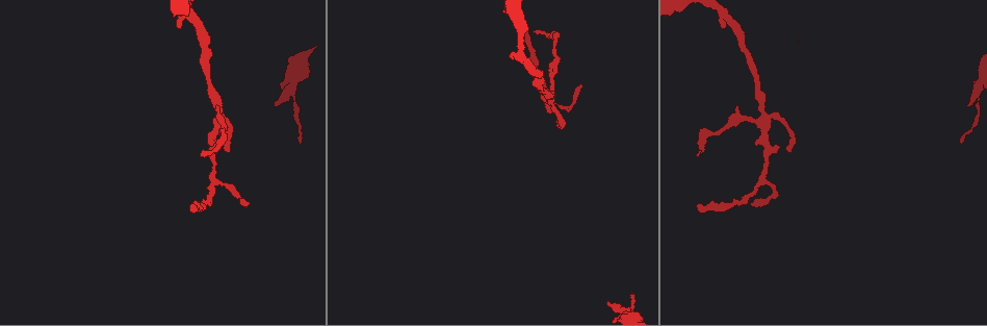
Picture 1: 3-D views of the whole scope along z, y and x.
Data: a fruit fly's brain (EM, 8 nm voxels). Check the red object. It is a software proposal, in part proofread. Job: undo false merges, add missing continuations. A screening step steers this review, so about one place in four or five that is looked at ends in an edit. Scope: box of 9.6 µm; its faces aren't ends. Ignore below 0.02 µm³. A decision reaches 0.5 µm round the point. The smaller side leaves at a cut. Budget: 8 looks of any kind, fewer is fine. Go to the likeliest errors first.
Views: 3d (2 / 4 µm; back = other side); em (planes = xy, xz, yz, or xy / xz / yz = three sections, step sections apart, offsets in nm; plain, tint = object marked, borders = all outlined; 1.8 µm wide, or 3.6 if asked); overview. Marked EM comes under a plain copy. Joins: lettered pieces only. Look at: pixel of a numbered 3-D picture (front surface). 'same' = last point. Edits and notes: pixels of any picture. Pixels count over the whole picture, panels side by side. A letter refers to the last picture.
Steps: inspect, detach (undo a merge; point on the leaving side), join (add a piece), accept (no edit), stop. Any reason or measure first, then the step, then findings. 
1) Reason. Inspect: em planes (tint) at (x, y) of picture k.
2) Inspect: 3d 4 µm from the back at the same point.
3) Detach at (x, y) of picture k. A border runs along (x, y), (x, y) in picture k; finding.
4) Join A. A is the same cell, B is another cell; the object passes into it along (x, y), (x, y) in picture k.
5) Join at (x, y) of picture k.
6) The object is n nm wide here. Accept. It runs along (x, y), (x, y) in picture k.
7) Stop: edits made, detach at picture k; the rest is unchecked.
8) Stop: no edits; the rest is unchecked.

Branch stops here. Inspect: 3d 2 µm at (696, 206) of picture 1.

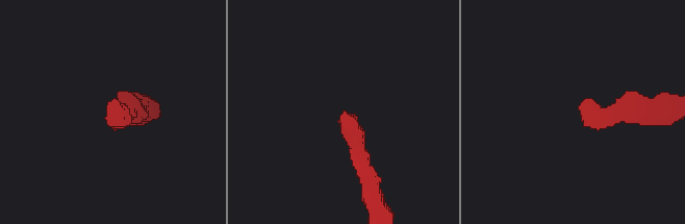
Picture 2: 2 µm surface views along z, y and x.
Now the EM. Inspect: em yz step 8 (tint) at (580, 110) of picture 2.

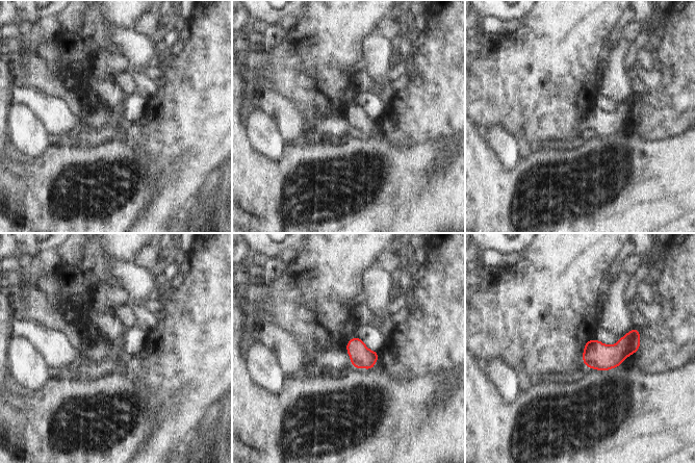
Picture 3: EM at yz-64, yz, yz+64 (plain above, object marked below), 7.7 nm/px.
Another direction. Inspect: em planes (borders) at the same point.

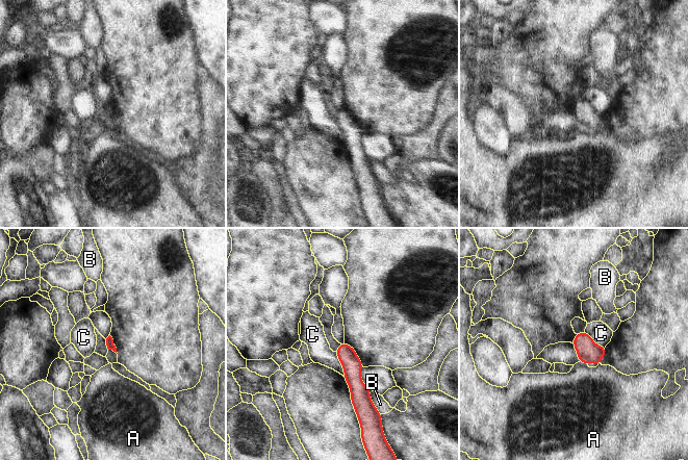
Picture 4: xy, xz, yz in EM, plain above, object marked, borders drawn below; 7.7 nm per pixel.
Accept. A, B and C are other cells; it runs along (342, 346), (352, 364), (358, 405) in picture 4; no lettered piece goes on from it.

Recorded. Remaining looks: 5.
Branch stops here. Inspect: em planes (tint) at (277, 105) of picture 1.

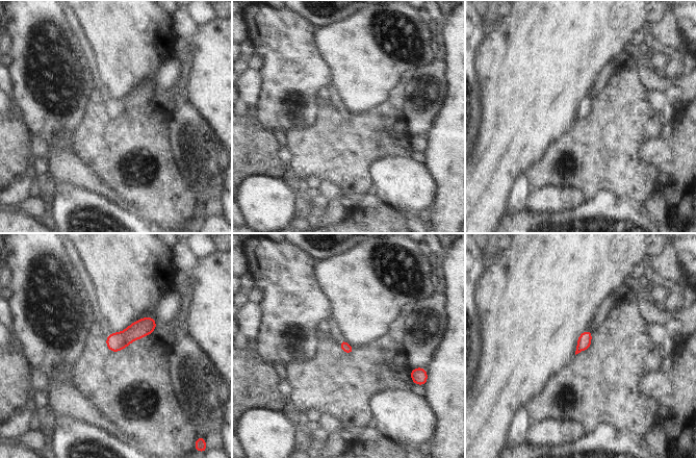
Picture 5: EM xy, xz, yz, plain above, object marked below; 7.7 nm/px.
Inspect: em planes (borders) at the same point.

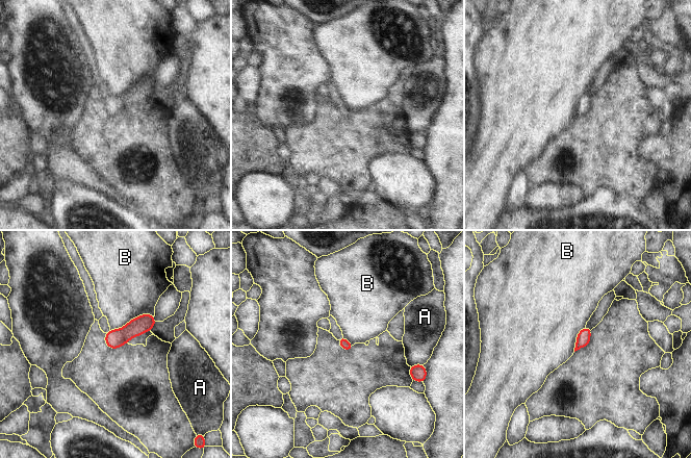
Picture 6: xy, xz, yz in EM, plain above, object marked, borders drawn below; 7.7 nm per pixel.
Accept. A and B are other cells; no lettered piece goes on from it.

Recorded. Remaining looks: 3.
Looks like a crossing. Inspect: 3d 2 µm at (765, 119) of picture 1.

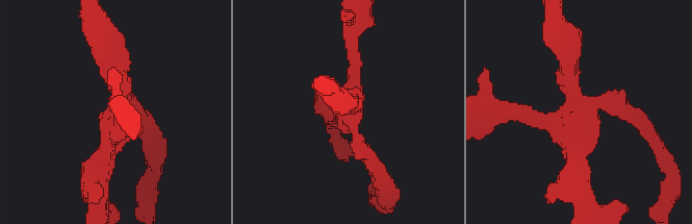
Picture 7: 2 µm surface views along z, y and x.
4 arms meet here; shape alone is not enough. Inspect: em planes (borders) at (571, 113) of picture 7.

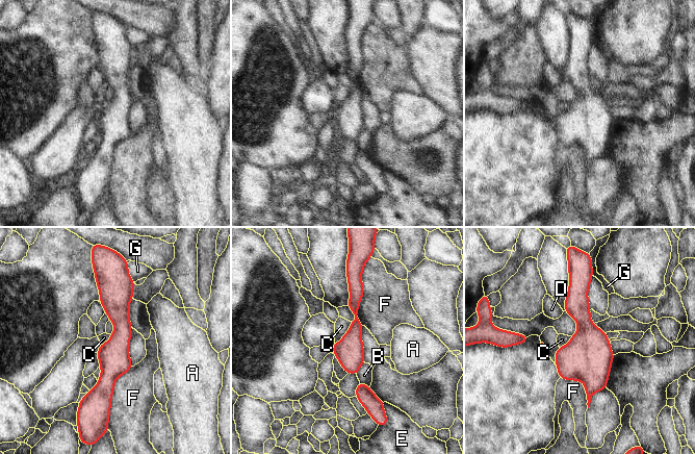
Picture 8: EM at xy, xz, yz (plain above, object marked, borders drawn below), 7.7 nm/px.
The longest contact is with F, 440 nm. Accept. A, B, C, D, E, F and G are other cells; a border runs along (351, 322), (350, 328), (336, 344) in picture 8; continuous, no second neuron.

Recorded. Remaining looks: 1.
Tapers out. Inspect: em planes (borders) at (245, 204) of picture 1.

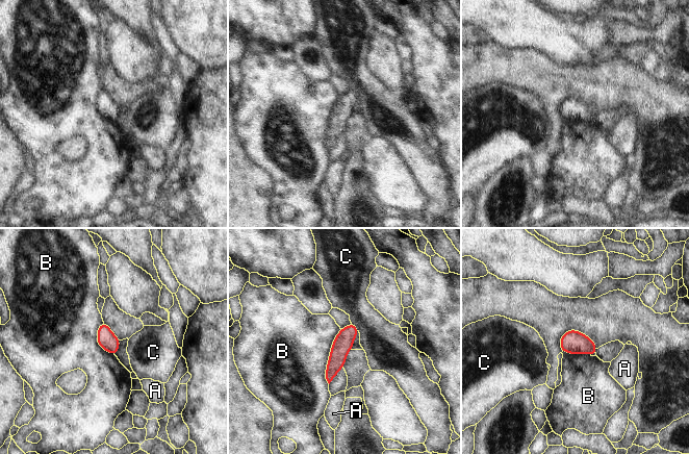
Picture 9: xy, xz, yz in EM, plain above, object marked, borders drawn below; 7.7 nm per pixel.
The longest contact is with B, 440 nm. Accept. A, B and C are other cells; it runs along (352, 327), (339, 349), (329, 378) in picture 9; no lettered piece goes on from it.

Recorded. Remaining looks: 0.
Stop: no edits; the rest is unchecked.

